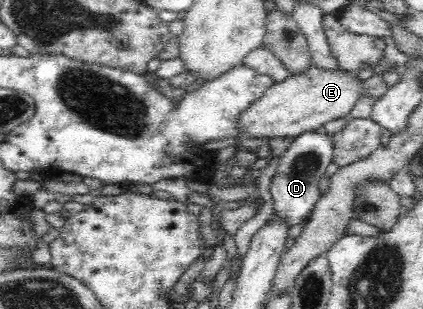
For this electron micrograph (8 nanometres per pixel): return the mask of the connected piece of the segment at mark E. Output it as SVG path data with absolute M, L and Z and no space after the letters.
M310 67L302 74L274 83L259 100L240 113L236 126L241 136L247 138L295 138L303 132L317 131L325 123L349 114L357 100L365 95L364 88L363 81L353 71Z

